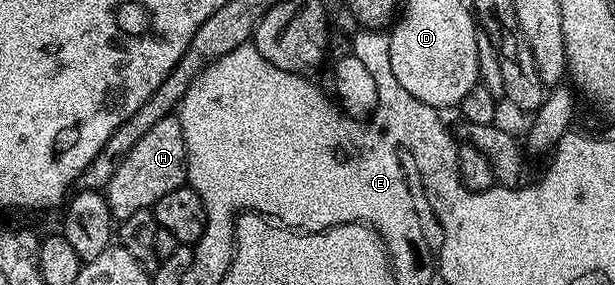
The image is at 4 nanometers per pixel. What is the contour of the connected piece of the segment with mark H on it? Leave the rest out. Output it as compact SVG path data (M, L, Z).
M169 115L158 119L158 123L154 123L154 127L150 127L150 131L146 131L146 135L142 135L142 139L138 139L138 143L134 143L134 147L130 147L128 154L116 164L114 175L106 187L109 211L117 222L130 219L134 211L151 209L158 203L158 199L162 199L162 195L170 195L170 191L185 184L187 175L188 156L186 155L186 143L182 139L182 123L179 116Z

